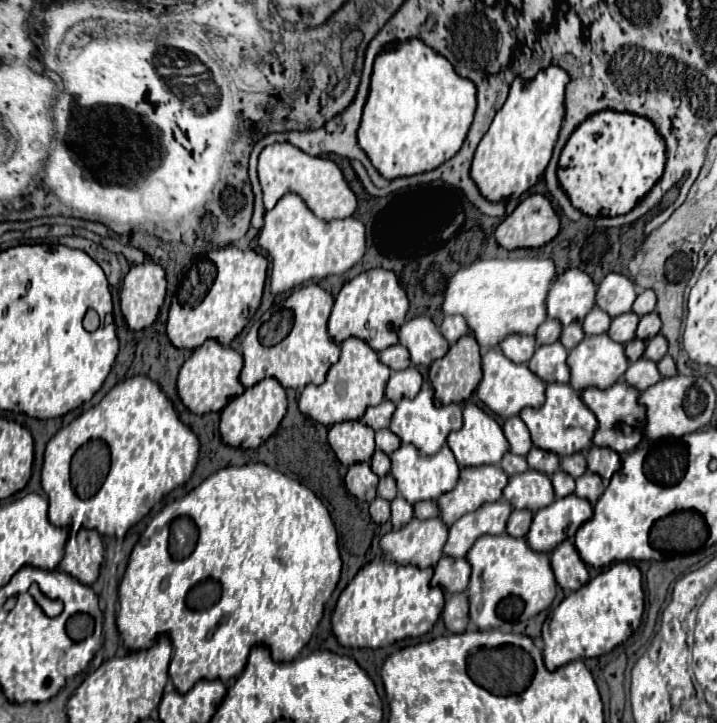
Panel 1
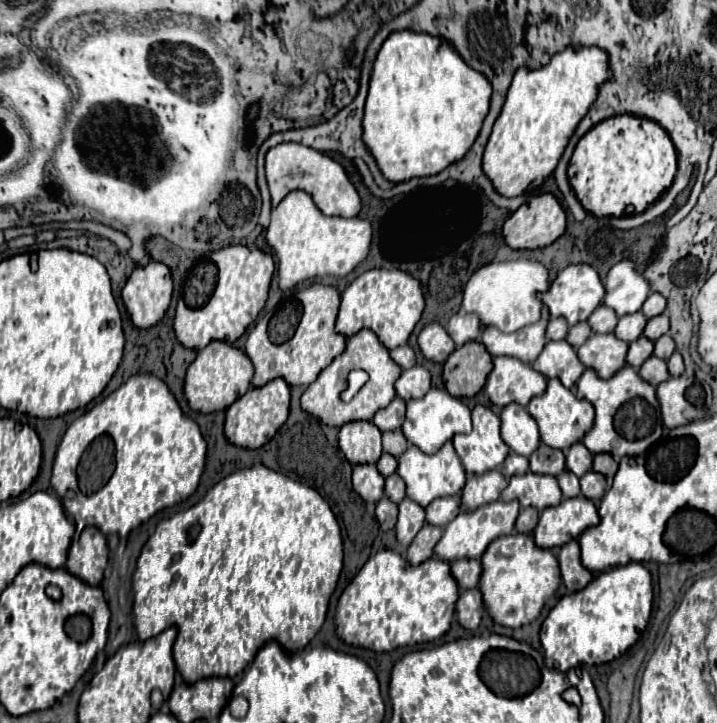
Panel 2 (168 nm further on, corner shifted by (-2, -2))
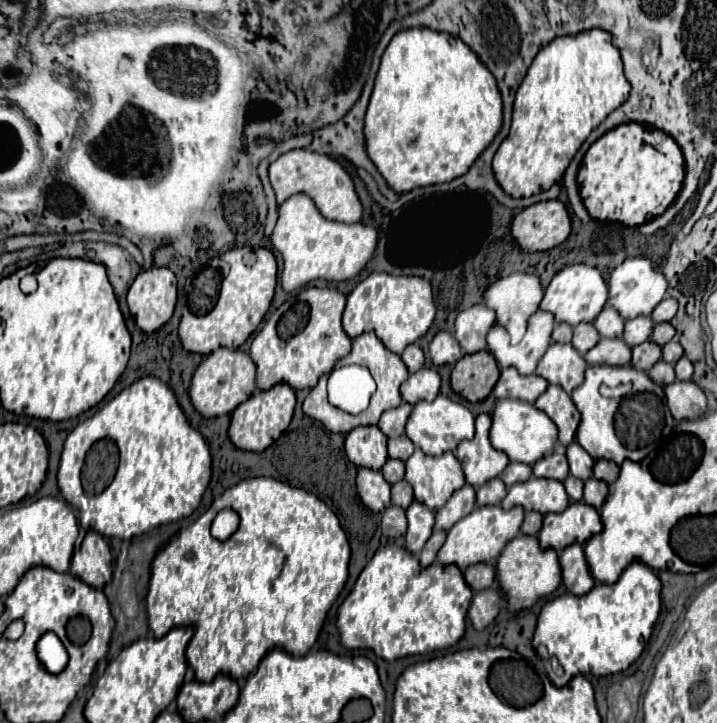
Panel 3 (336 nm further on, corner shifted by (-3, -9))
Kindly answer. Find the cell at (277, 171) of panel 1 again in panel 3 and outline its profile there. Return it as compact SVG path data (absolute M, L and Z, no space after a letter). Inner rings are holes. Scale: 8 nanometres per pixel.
M304 148L290 150L290 152L282 154L276 162L270 164L270 182L276 192L278 204L282 204L290 196L302 192L314 200L320 214L328 220L354 224L354 222L360 222L360 218L362 218L362 204L354 190L352 178L336 160L332 160L326 154L318 154L318 152L304 150Z

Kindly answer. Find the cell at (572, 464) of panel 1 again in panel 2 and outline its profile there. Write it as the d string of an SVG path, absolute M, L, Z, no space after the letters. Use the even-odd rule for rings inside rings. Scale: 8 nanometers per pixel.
M575 443L567 451L565 459L567 459L567 469L573 471L577 477L585 475L591 469L591 463L593 463L593 455L591 455L591 451L587 451L587 447L583 443Z

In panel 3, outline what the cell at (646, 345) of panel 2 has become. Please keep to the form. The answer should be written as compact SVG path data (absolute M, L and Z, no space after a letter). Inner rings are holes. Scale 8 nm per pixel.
M648 340L648 342L642 342L640 346L632 348L632 362L630 364L638 370L648 372L660 358L662 358L662 348L656 342Z

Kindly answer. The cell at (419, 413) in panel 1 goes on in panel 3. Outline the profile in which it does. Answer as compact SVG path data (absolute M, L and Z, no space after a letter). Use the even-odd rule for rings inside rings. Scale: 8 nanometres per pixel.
M440 394L434 402L418 402L412 408L412 414L406 422L406 436L418 448L422 448L426 454L438 456L438 454L444 454L448 450L456 450L456 446L462 440L474 438L474 416L460 402L454 402L454 400Z

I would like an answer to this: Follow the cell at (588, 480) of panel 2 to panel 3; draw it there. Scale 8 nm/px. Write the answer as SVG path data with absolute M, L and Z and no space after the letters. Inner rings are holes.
M590 478L584 482L584 502L594 506L596 510L600 510L606 496L608 496L608 484L606 482L600 482L596 478Z

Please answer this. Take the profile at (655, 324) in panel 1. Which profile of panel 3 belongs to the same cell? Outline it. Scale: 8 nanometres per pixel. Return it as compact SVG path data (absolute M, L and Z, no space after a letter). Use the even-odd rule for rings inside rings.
M670 322L656 324L656 328L654 328L654 334L652 334L652 342L656 342L656 344L664 346L666 342L670 342L670 340L674 338L674 334L676 334L676 330L674 330L674 326L672 326Z

